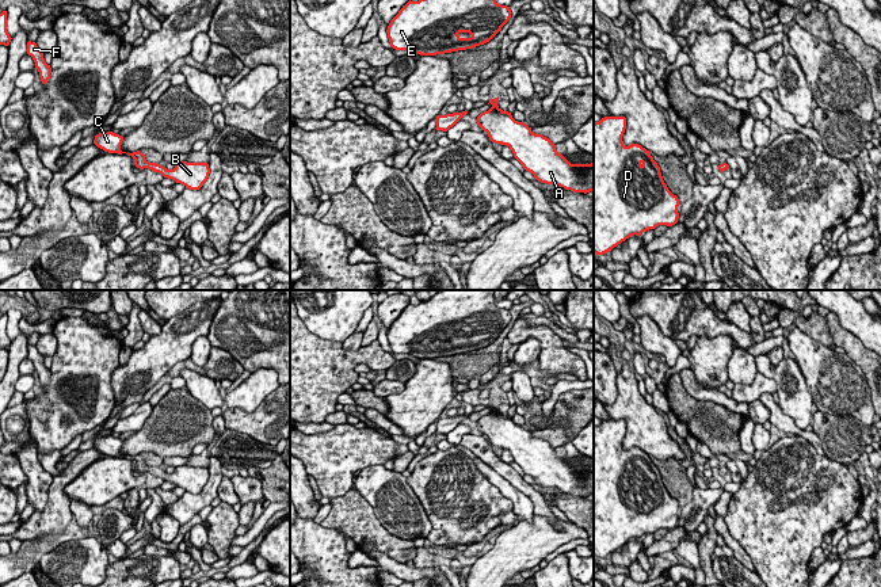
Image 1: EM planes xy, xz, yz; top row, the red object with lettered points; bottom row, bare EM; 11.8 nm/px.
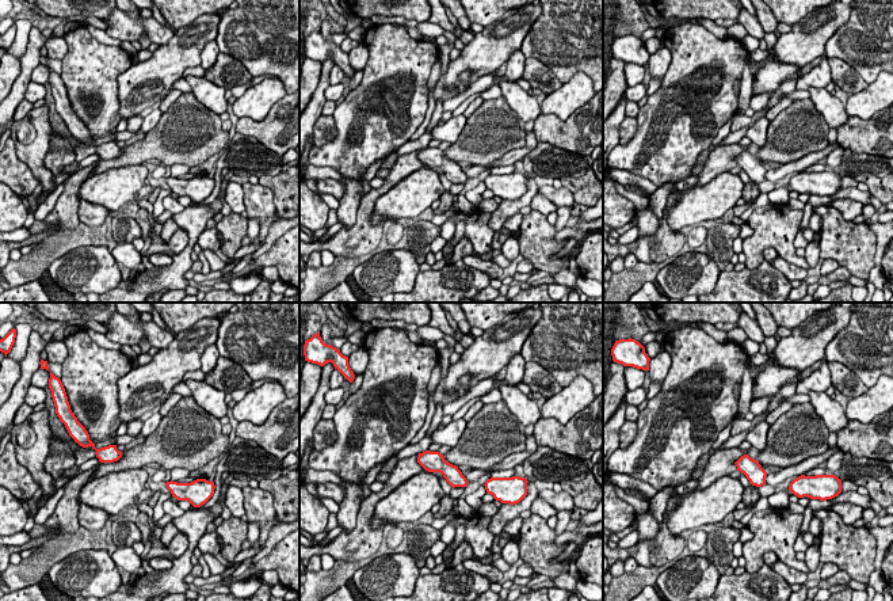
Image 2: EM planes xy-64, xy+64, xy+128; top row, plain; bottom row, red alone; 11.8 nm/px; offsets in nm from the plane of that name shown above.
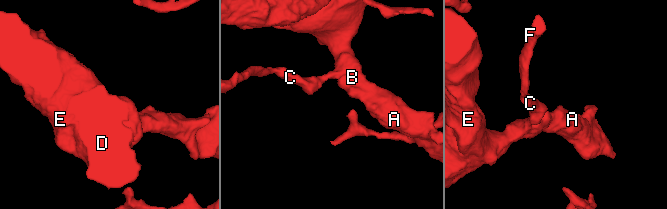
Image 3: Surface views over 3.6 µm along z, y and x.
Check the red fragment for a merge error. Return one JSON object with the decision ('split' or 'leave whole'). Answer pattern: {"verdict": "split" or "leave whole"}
{"verdict": "leave whole"}

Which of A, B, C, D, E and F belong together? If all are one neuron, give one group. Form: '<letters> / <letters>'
A B C D E F

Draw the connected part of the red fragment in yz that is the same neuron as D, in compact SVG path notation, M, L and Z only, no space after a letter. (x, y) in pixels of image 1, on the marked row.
M605 117L594 123L594 252L603 255L629 239L659 225L672 226L678 222L679 199L663 180L660 167L651 152L638 144L623 145L625 117Z

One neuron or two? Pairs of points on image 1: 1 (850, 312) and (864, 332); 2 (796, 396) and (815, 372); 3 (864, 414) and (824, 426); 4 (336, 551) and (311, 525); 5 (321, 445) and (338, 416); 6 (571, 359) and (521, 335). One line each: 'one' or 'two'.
1: one
2: two
3: two
4: one
5: two
6: one

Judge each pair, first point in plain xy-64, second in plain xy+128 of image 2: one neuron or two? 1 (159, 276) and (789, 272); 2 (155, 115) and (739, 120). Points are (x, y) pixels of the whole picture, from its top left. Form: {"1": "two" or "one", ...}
{"1": "two", "2": "two"}

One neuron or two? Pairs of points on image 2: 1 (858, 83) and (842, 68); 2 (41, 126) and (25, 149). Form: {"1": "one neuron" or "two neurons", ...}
{"1": "one neuron", "2": "one neuron"}

